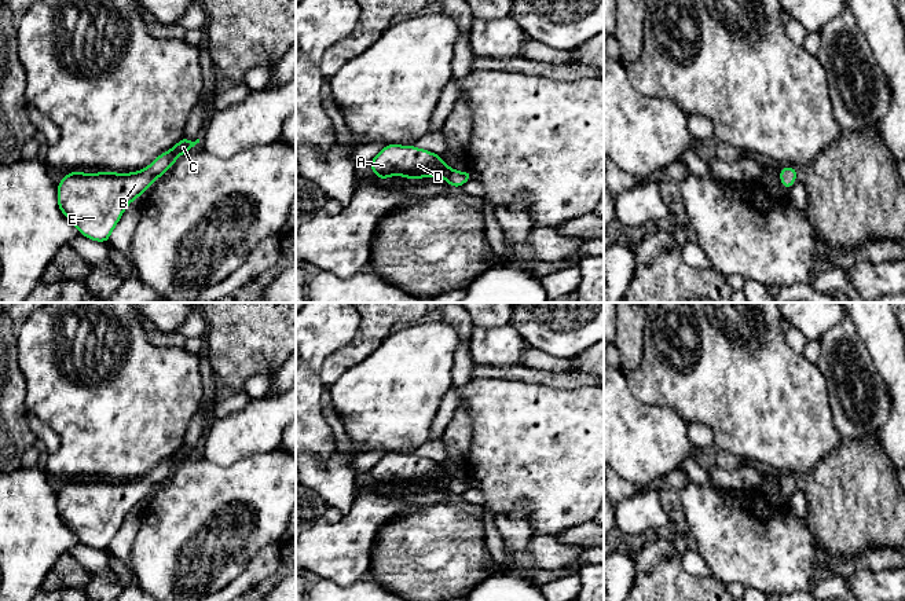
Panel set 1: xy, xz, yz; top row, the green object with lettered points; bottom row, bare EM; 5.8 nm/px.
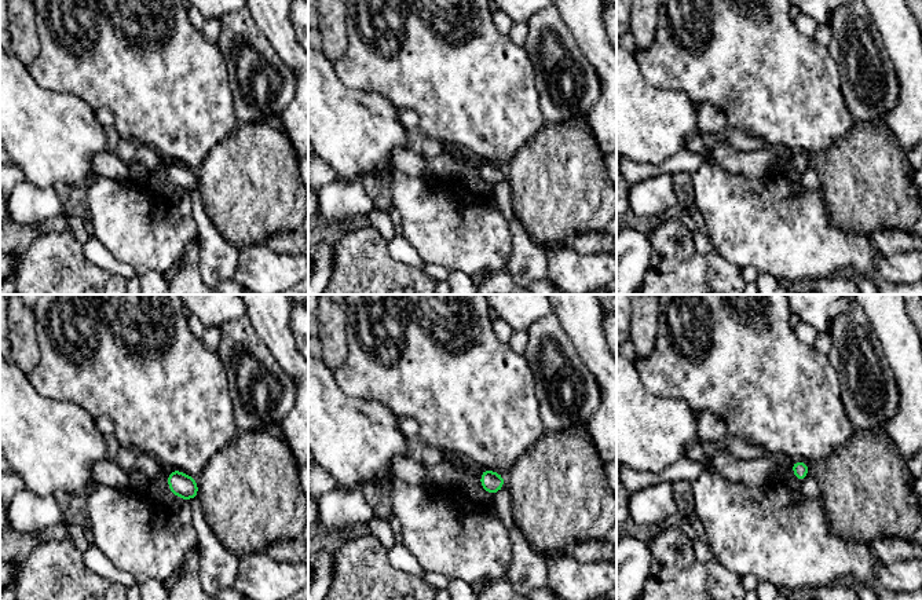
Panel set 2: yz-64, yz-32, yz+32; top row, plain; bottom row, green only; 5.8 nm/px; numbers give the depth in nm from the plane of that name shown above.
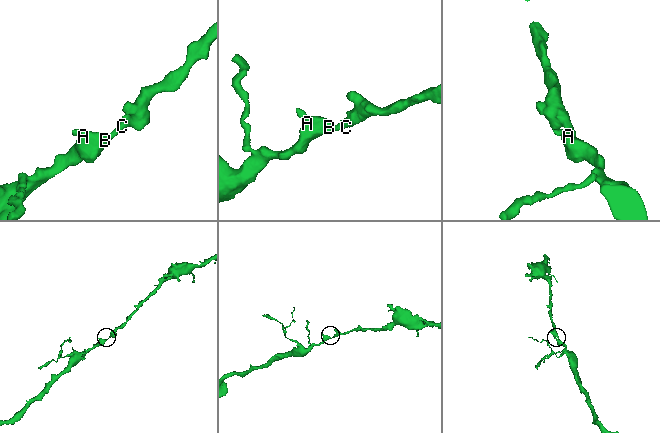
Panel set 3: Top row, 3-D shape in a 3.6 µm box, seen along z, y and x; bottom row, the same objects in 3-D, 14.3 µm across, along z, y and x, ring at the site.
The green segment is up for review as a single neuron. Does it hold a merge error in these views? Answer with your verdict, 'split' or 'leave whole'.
leave whole

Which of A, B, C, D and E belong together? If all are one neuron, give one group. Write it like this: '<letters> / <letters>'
A B C D E

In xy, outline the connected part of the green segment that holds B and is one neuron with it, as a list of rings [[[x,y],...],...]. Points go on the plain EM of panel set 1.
[[[182,446],[173,457],[158,463],[146,477],[133,481],[73,479],[56,494],[58,514],[83,545],[106,551],[125,516],[197,451],[199,447],[193,450]]]

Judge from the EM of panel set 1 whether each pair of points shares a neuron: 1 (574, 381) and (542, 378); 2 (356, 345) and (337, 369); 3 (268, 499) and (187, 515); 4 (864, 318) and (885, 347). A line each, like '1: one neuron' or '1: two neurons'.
1: one neuron
2: one neuron
3: one neuron
4: one neuron

